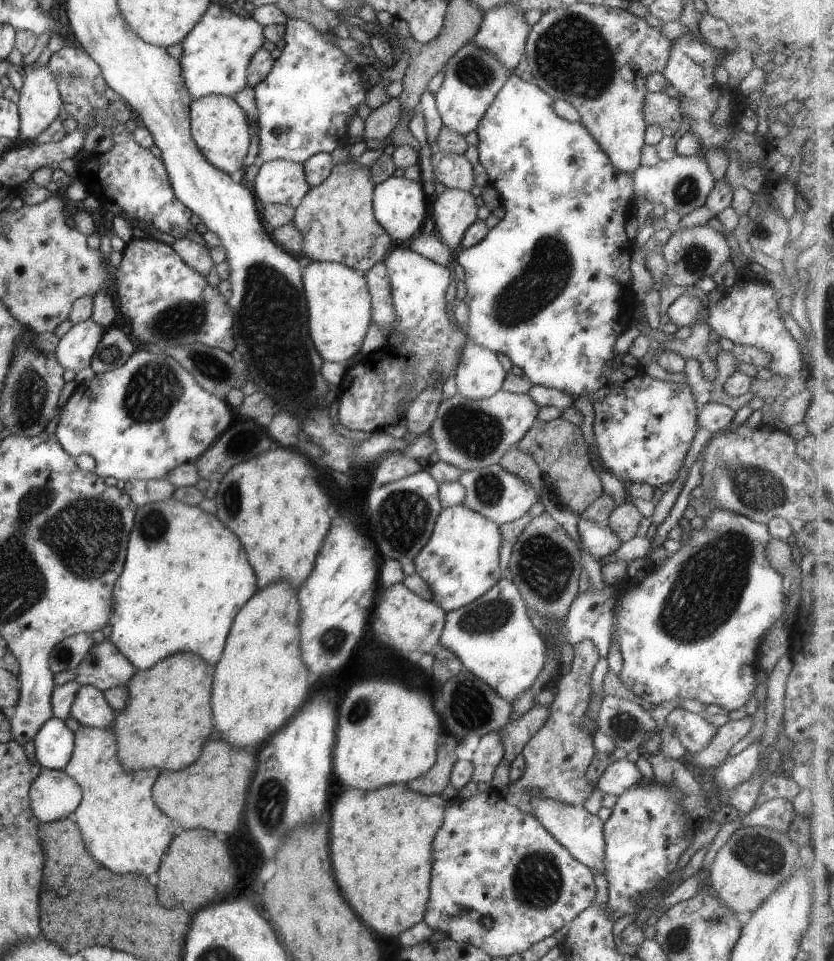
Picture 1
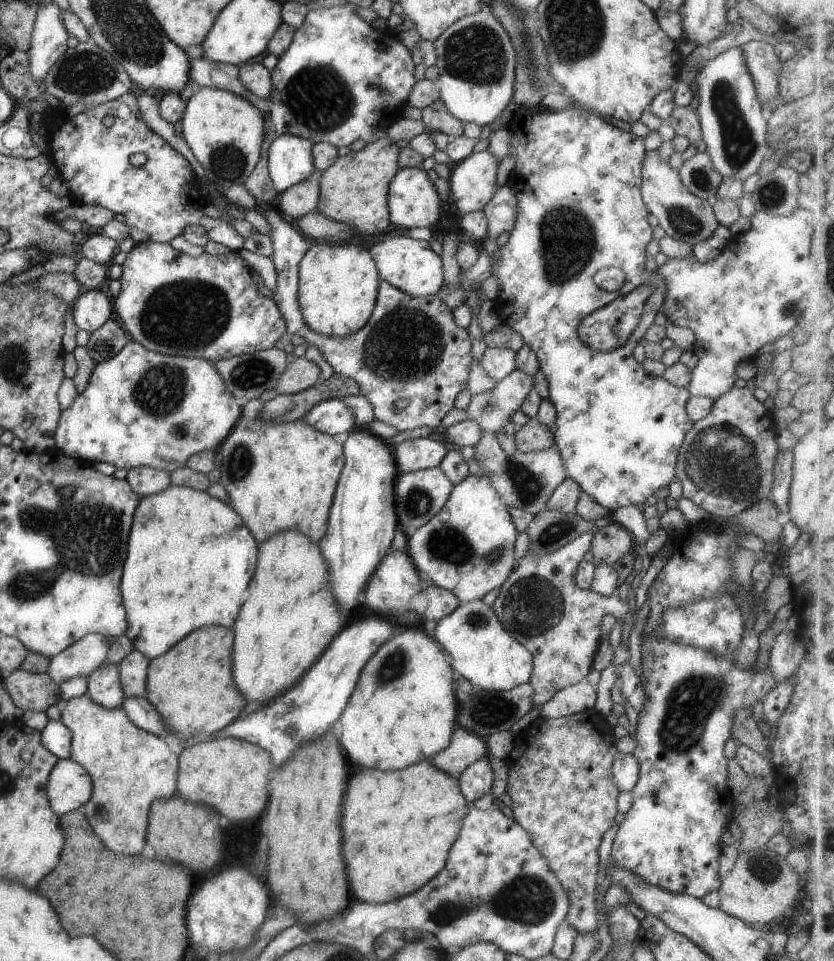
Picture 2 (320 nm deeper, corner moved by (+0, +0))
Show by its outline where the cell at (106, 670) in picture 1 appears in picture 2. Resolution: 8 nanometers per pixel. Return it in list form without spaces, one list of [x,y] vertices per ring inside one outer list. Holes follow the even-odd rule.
[[[133,649],[117,664],[118,677],[125,697],[143,697],[149,659]]]

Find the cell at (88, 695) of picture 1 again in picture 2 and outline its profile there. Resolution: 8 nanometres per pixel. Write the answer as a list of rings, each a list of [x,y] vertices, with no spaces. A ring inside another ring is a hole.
[[[103,661],[87,676],[86,693],[90,700],[106,709],[122,704],[124,694],[118,677],[118,666]]]

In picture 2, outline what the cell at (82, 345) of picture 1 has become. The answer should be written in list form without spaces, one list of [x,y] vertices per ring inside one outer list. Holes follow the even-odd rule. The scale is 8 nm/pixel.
[[[102,288],[82,291],[71,306],[78,330],[89,333],[113,316],[111,298]]]

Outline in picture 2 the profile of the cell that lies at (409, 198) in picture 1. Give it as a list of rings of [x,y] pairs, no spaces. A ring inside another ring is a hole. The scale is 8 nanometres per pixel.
[[[399,167],[393,175],[387,193],[388,215],[392,228],[408,229],[416,226],[431,226],[442,219],[439,198],[433,182],[419,167]]]

